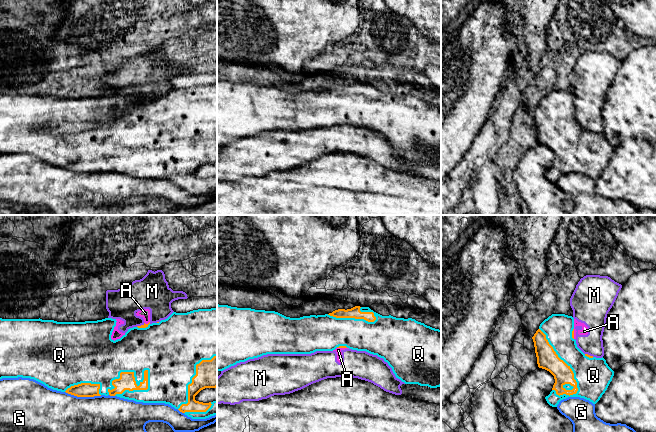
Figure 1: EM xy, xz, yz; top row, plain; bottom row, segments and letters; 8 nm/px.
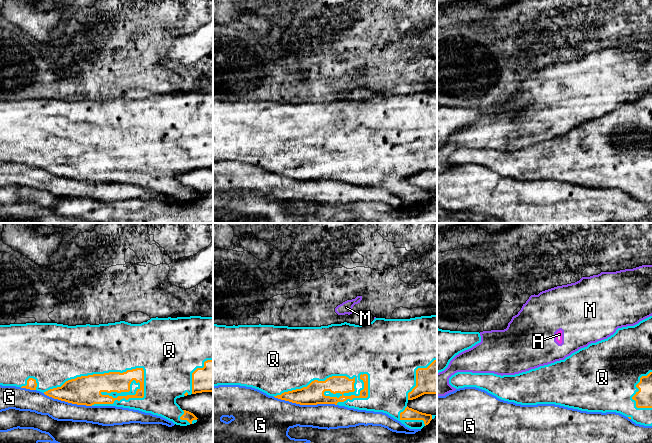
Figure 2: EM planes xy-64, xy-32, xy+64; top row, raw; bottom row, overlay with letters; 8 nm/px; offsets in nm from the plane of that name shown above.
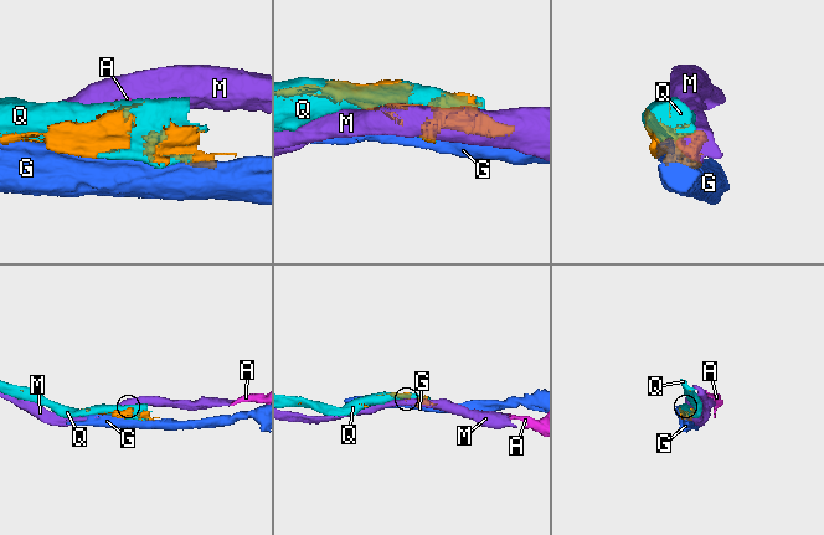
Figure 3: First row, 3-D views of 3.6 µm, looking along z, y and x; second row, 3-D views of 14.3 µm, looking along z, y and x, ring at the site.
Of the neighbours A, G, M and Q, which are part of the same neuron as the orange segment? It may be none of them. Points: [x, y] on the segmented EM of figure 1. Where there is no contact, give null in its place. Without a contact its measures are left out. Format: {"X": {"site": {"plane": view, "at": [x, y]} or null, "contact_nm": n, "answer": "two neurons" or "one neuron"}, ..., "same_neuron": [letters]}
{"A": {"site": {"plane": "xz", "at": [342, 347]}, "contact_nm": 80, "answer": "two neurons"}, "G": {"site": {"plane": "xy", "at": [83, 396]}, "contact_nm": 300, "answer": "two neurons"}, "M": {"site": {"plane": "xy", "at": [141, 325]}, "contact_nm": 80, "answer": "two neurons"}, "Q": {"site": {"plane": "xy", "at": [128, 372]}, "contact_nm": 380, "answer": "one neuron"}, "same_neuron": ["Q"]}

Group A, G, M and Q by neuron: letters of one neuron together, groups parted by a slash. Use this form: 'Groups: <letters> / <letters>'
Groups: A M / G / Q

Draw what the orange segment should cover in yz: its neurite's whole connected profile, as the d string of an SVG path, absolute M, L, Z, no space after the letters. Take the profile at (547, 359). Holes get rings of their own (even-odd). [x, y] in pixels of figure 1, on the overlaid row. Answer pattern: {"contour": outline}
{"contour": "M552 314L540 324L539 329L536 331L532 339L534 342L538 367L549 371L555 379L552 391L545 397L550 406L557 407L561 400L568 397L584 398L593 404L596 404L600 400L612 381L614 371L608 366L603 357L596 358L584 354L577 347L576 340L574 339L574 318L572 316Z"}

